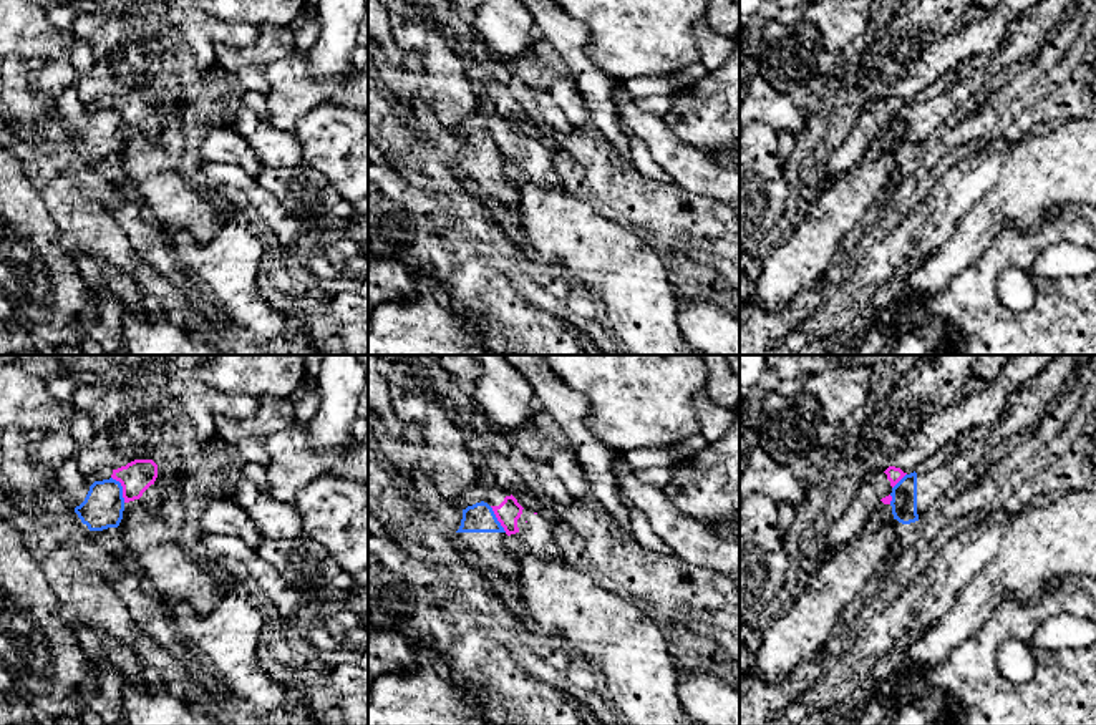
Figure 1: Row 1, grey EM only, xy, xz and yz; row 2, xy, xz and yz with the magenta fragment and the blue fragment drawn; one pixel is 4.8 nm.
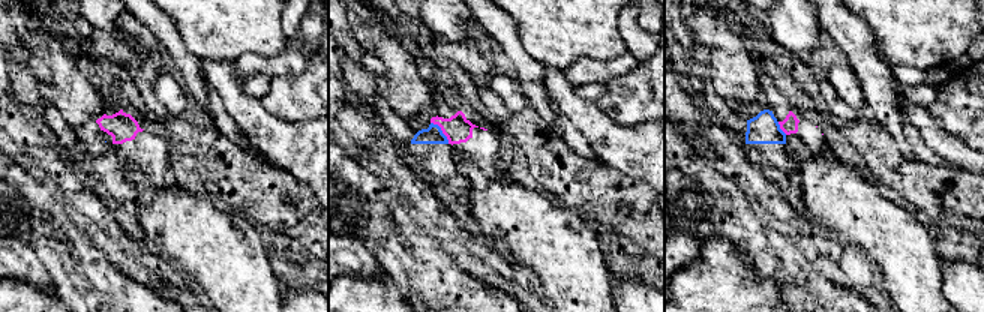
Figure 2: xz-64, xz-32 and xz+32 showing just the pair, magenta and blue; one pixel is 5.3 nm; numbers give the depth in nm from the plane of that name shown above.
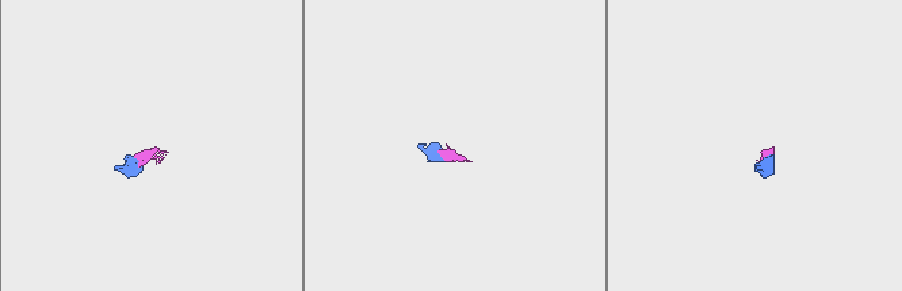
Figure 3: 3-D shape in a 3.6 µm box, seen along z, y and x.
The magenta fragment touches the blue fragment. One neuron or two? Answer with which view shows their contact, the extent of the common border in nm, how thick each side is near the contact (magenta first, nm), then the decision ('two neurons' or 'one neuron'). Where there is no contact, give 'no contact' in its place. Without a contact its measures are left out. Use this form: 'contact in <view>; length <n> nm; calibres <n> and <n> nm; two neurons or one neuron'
contact in xy; length 140 nm; calibres 160 and 200 nm; two neurons

